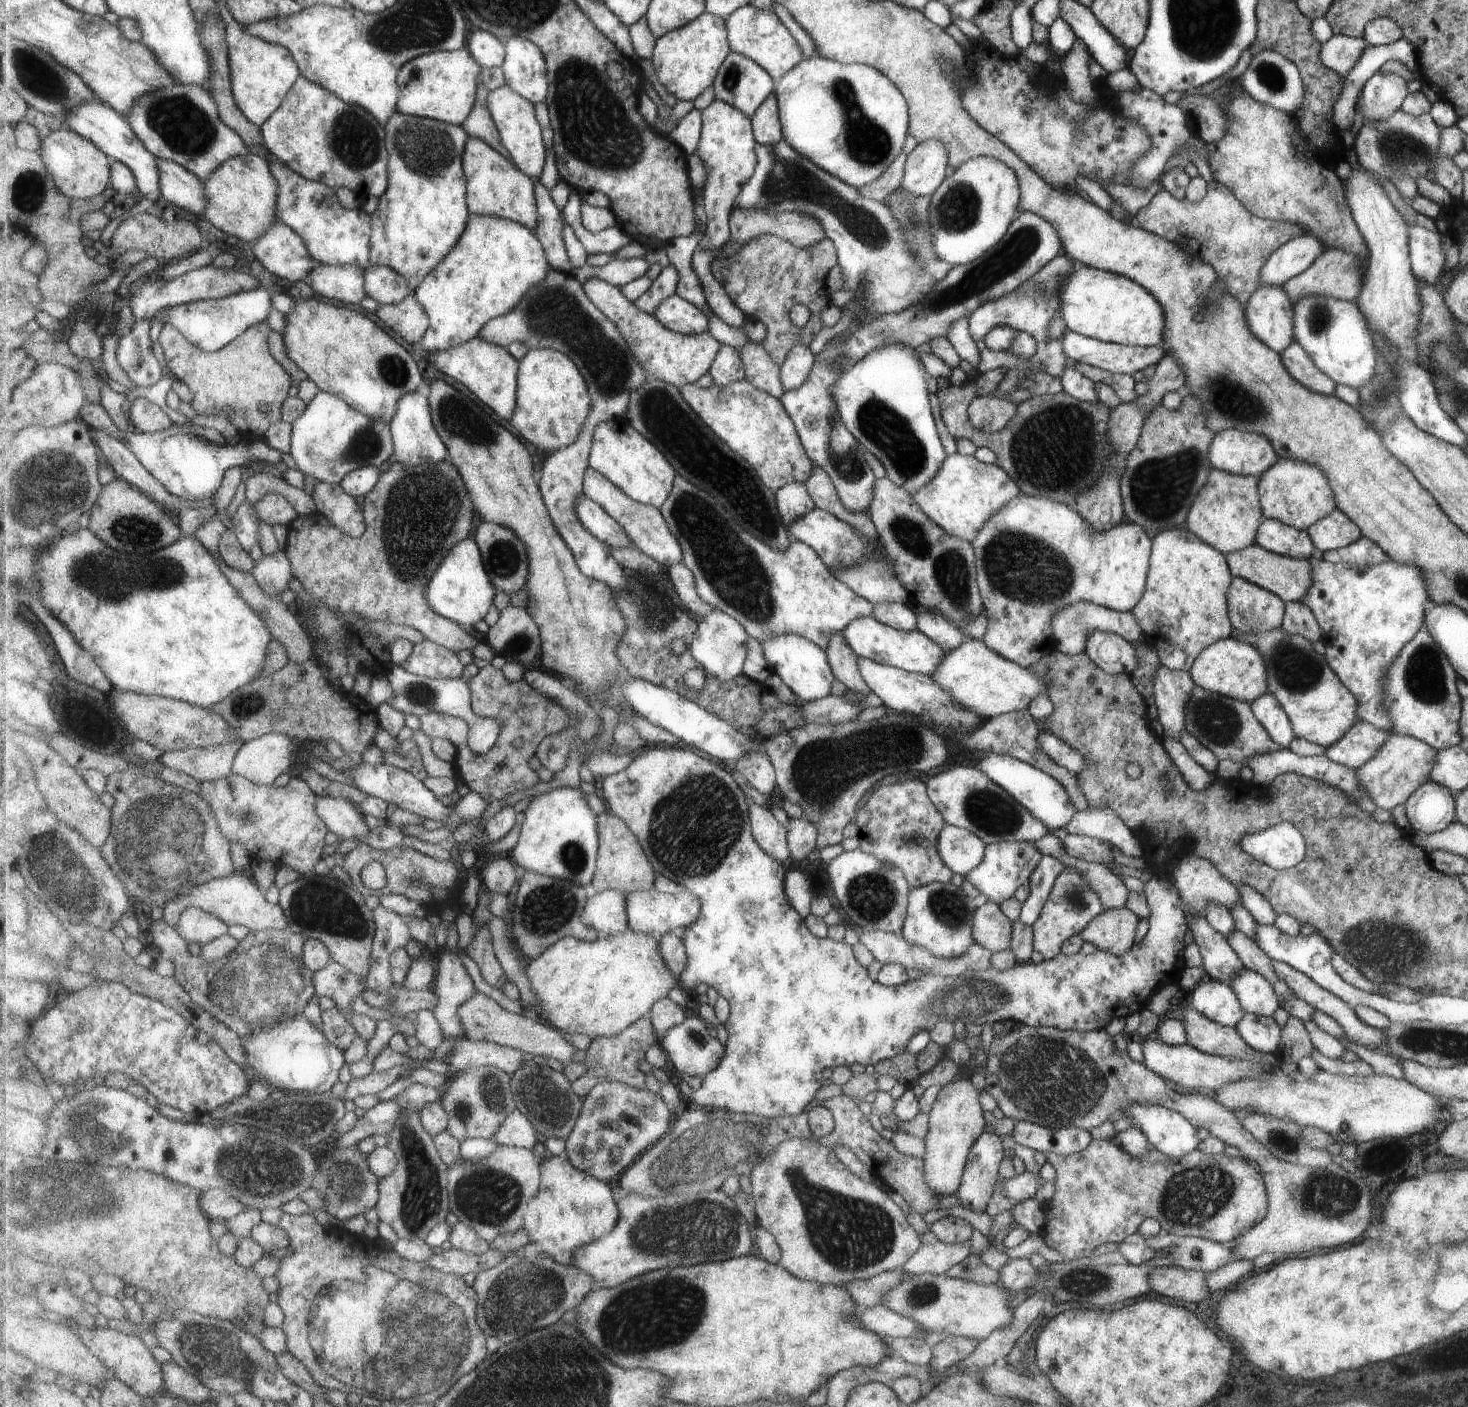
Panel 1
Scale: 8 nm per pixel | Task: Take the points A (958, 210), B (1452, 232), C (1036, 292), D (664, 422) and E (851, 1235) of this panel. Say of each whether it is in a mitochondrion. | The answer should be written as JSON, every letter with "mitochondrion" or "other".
{"A":"mitochondrion","B":"other","C":"mitochondrion","D":"mitochondrion","E":"mitochondrion"}

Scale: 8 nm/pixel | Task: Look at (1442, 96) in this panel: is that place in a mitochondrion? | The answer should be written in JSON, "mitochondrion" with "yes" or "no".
{"mitochondrion":"no"}

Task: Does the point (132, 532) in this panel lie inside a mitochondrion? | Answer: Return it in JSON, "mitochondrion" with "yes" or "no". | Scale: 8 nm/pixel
{"mitochondrion":"yes"}

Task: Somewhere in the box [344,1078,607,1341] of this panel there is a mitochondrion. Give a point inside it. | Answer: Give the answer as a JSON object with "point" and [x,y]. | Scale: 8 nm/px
{"point":[420,1204]}

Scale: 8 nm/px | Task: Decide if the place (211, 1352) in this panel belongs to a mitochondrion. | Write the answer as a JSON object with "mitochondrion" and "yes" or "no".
{"mitochondrion":"yes"}

